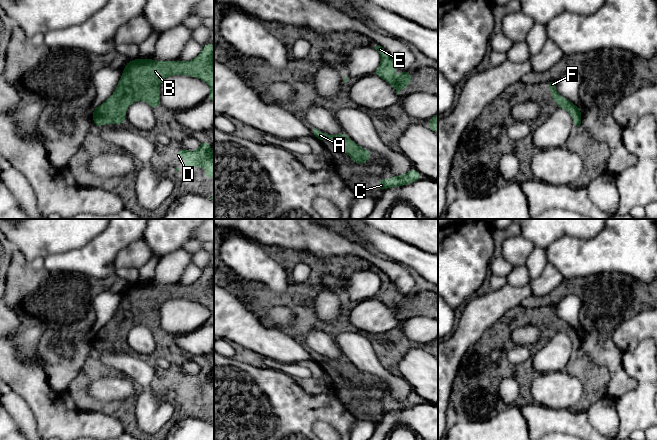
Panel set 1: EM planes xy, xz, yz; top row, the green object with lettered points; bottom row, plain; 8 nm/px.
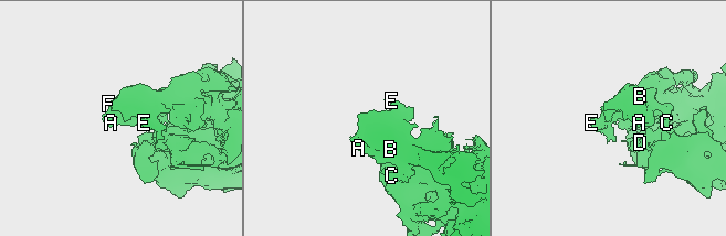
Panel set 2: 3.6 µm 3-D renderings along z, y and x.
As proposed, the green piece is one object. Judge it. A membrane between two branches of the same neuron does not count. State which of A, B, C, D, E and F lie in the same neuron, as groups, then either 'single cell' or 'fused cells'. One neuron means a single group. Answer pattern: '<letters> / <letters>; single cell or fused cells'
A B C D E F; single cell

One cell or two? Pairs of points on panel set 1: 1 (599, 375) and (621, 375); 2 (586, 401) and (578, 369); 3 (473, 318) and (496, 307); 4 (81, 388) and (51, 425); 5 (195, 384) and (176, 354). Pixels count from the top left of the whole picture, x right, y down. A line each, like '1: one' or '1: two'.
1: two
2: one
3: one
4: two
5: one

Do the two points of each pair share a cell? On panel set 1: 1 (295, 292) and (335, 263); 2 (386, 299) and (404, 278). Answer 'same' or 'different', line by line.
1: same
2: different

